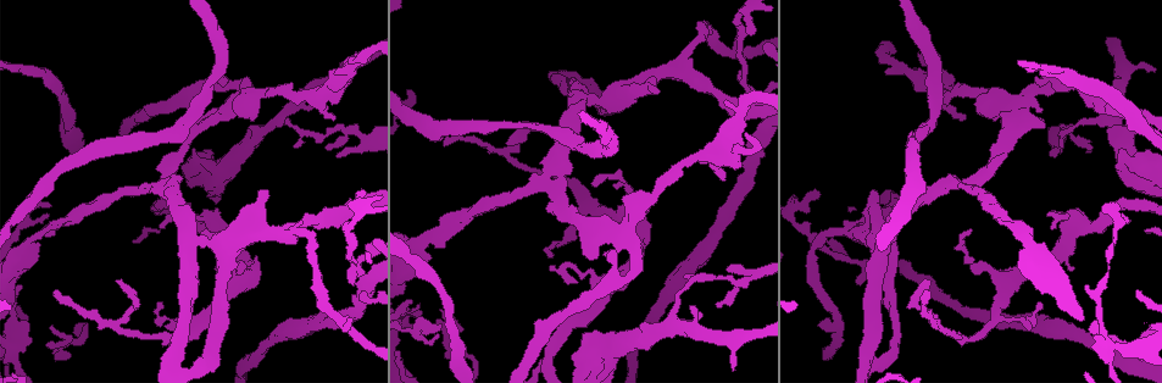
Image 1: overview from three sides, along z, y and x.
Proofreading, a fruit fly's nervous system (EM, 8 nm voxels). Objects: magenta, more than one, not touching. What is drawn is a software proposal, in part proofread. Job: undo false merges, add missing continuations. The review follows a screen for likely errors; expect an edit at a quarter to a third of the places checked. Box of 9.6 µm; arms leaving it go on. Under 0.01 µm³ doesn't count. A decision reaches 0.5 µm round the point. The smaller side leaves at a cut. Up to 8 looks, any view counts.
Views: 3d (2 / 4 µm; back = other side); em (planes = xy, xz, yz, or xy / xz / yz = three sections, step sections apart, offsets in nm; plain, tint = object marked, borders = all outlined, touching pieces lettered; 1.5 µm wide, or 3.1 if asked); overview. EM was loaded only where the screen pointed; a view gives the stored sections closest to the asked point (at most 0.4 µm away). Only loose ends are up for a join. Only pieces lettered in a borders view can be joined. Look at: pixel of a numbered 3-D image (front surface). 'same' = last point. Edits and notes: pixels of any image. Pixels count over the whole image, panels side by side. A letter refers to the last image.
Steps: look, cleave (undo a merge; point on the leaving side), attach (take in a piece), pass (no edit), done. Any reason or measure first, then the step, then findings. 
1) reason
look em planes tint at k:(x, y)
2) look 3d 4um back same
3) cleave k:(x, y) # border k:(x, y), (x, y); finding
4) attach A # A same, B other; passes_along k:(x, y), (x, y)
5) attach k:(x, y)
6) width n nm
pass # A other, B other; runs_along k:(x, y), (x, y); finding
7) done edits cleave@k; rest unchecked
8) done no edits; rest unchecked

an open end
look em planes plain at 1:(857, 284)

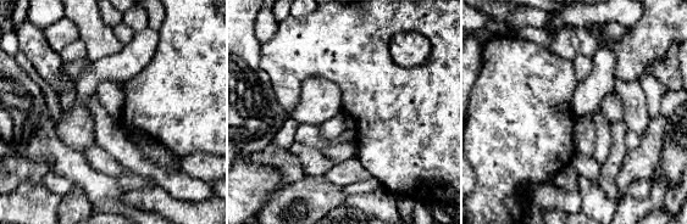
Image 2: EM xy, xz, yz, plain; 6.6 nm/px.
look em planes borders same

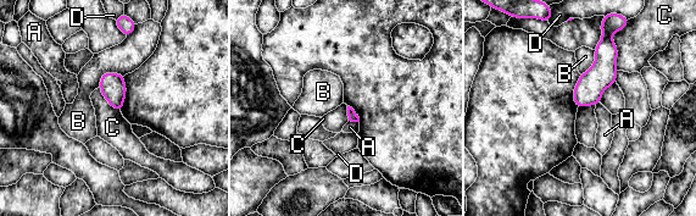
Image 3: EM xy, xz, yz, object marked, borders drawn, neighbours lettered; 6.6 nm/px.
pass # A other, B other, C other, D other; no lettered piece goes on from it

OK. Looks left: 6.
an open end
look em xy step 4 tint at 1:(117, 280)

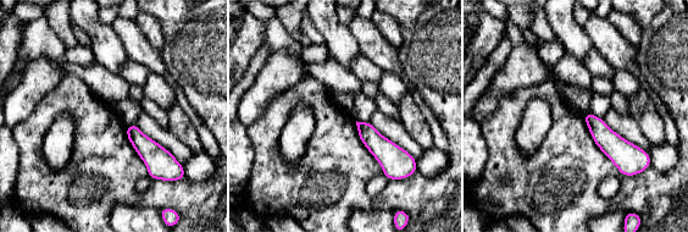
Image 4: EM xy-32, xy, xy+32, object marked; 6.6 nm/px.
look em planes borders same

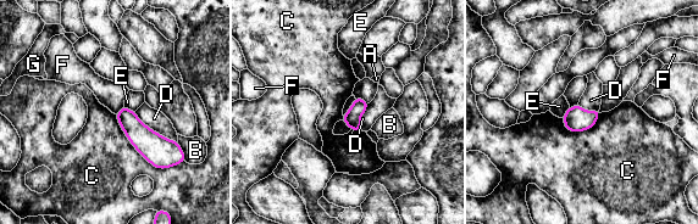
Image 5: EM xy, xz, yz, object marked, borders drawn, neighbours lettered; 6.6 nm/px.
width 110 nm; longest_contact C 500 nm
pass # A other, B other, C other, D other, E other, F other, G other; no lettered piece goes on from it

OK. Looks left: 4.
look em xy step 4 borders at 1:(595, 259)

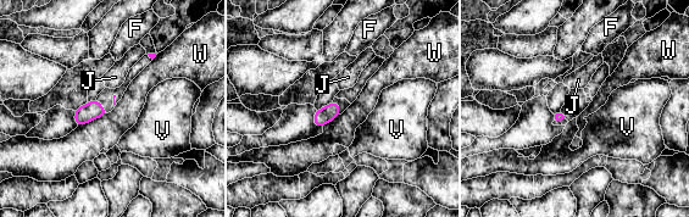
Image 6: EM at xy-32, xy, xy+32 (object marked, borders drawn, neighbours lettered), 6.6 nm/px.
pass # F other, J other, V other, W other; border 6:(107, 113), (77, 127); no lettered piece goes on from it

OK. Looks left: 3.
done no edits; rest unchecked

